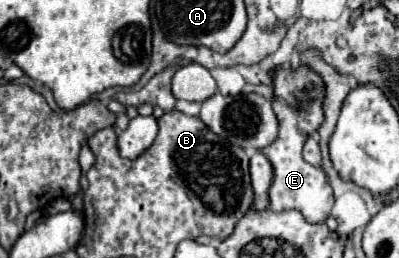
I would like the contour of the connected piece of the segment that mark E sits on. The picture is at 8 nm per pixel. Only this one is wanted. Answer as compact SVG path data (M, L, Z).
M310 66L276 68L276 72L272 72L272 88L272 106L276 118L280 120L280 132L268 148L260 150L264 152L264 156L268 156L274 170L272 186L268 192L268 208L272 212L298 210L308 222L324 222L330 216L334 204L332 186L330 182L326 182L326 172L322 168L316 168L302 158L304 140L324 122L324 80Z

